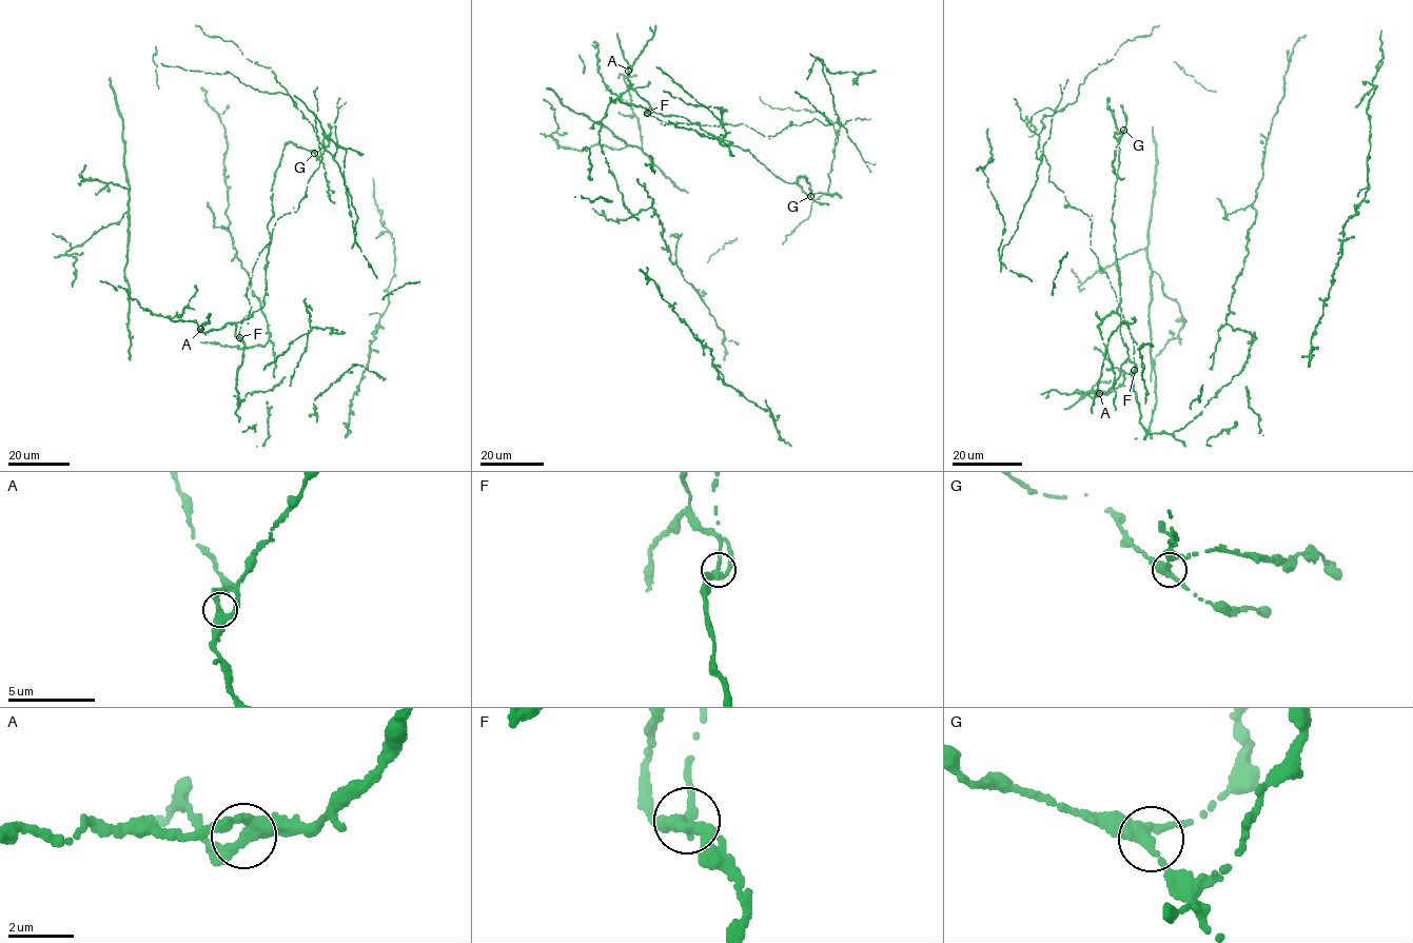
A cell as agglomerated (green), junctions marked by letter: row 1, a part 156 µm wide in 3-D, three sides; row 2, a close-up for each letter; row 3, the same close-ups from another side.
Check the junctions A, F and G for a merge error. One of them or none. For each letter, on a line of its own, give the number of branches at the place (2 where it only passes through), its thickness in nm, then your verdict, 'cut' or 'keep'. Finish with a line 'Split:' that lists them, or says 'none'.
A: 3 branches meet; 320 nm thick; keep
F: 3 branches meet; 320 nm thick; cut
G: 3 branches meet; 320 nm thick; keep
Split: F

